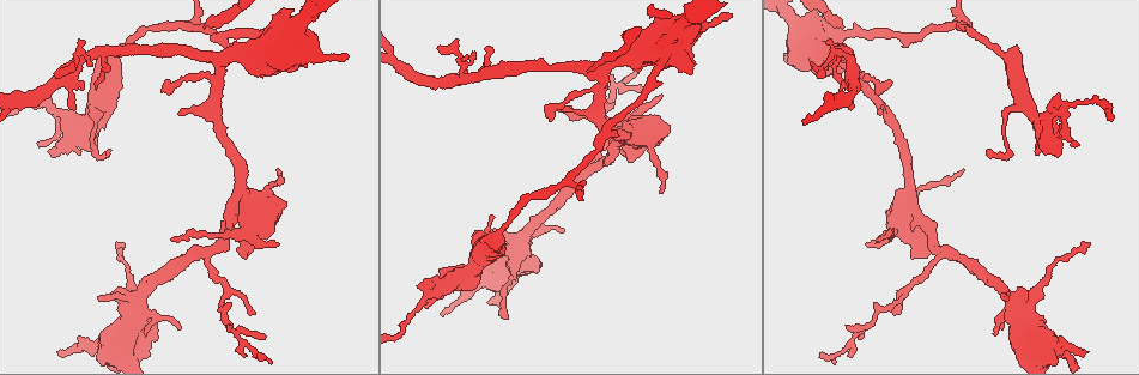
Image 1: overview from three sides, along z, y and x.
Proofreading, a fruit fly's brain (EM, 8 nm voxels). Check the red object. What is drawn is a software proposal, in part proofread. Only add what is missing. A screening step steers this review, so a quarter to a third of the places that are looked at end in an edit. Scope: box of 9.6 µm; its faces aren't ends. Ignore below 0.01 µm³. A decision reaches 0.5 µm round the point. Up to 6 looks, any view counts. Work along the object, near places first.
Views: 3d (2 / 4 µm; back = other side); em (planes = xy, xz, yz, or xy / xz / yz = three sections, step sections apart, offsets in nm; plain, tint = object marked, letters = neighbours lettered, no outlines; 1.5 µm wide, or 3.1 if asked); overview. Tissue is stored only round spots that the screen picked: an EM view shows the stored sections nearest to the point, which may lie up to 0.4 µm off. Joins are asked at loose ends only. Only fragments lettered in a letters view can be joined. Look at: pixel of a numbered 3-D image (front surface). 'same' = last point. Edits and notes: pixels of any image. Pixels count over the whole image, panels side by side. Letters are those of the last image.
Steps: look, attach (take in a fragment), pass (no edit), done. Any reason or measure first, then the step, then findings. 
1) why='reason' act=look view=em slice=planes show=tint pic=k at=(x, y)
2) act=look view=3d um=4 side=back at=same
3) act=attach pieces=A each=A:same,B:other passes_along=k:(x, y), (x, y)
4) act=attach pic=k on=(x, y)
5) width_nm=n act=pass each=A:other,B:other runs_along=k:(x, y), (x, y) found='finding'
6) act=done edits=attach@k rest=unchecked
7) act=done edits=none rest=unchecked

why='branch stops here' act=look view=3d um=4 pic=1 at=(1026, 294)

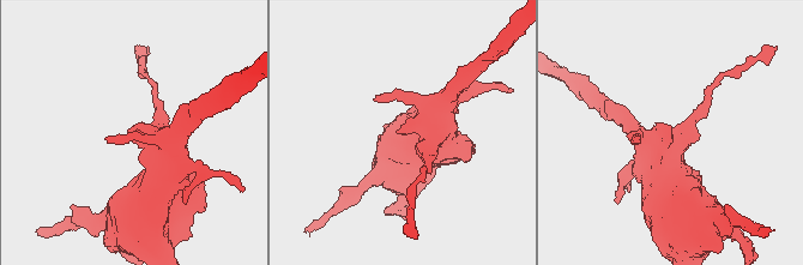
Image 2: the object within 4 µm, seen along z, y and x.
why='now the EM' act=look view=em slice=yz step=8 show=letters pic=2 at=(130, 131)

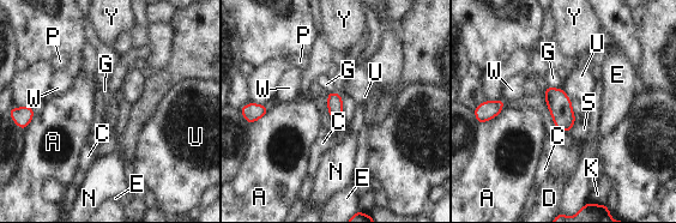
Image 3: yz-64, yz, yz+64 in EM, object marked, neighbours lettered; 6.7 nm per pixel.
act=pass each=A:other,C:other,D:other,E:other,G:other,K:other,N:other,P:other,S:other,U:other,W:other,Y:other found='none of them fits'

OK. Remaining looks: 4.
why='free end' act=look view=3d um=4 pic=1 at=(566, 111)

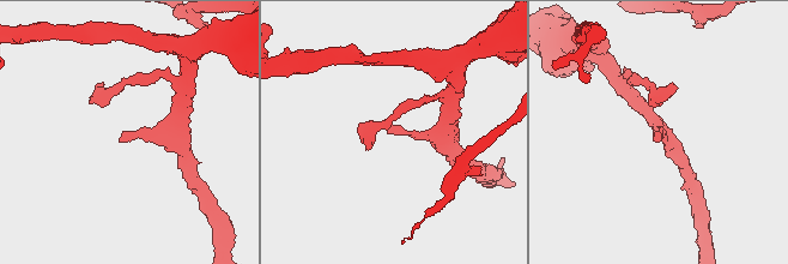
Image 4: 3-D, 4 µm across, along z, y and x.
why='shape alone is not enough' act=look view=em slice=planes show=plain pic=4 at=(119, 140)

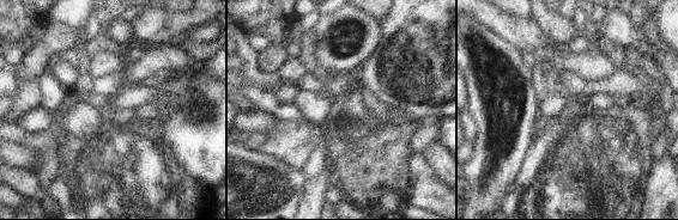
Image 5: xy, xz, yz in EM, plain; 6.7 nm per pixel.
why='see the neighbours' act=look view=em slice=planes show=letters at=same

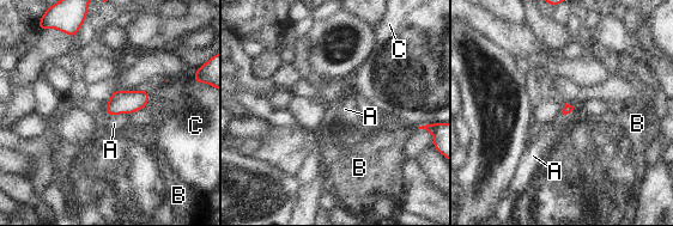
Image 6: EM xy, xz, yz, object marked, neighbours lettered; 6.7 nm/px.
act=pass each=A:other,B:other,C:other border=6:(105, 112), (128, 115) found='no lettered fragment goes on from it'

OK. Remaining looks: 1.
why='branch stops here' act=look view=em slice=yz step=4 show=letters pic=1 at=(59, 350)

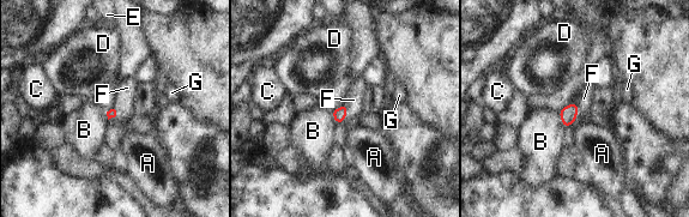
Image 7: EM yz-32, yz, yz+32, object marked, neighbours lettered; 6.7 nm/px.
act=attach pieces=F each=A:other,B:other,C:other,D:other,E:other,F:same,G:other found='it goes on there'

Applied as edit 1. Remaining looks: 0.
act=done edits=attach@7 rest=unchecked

